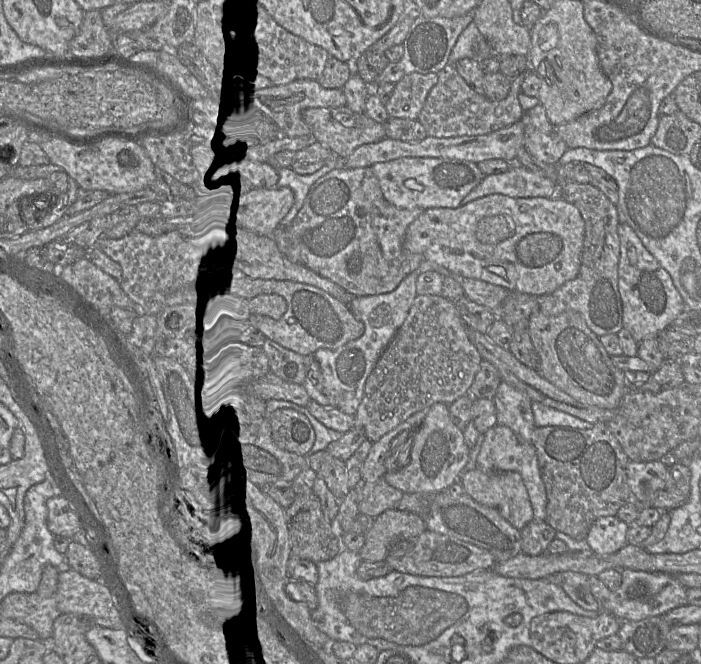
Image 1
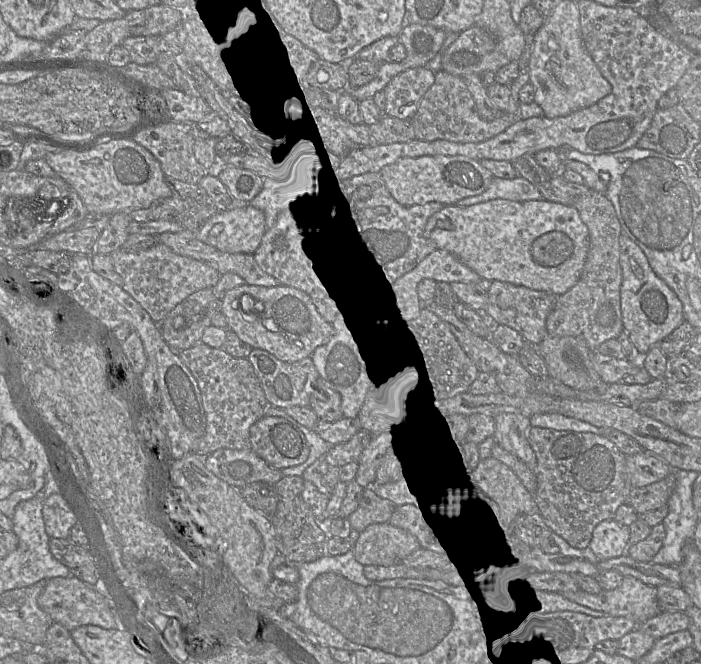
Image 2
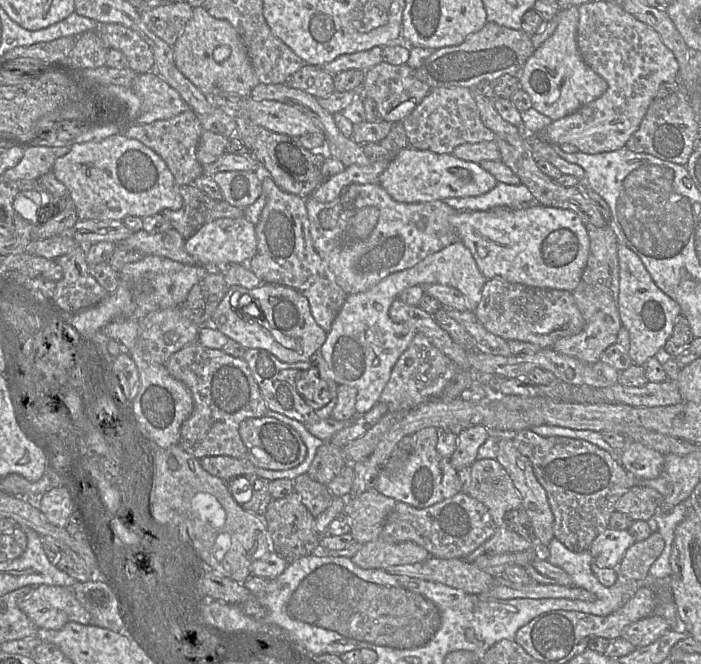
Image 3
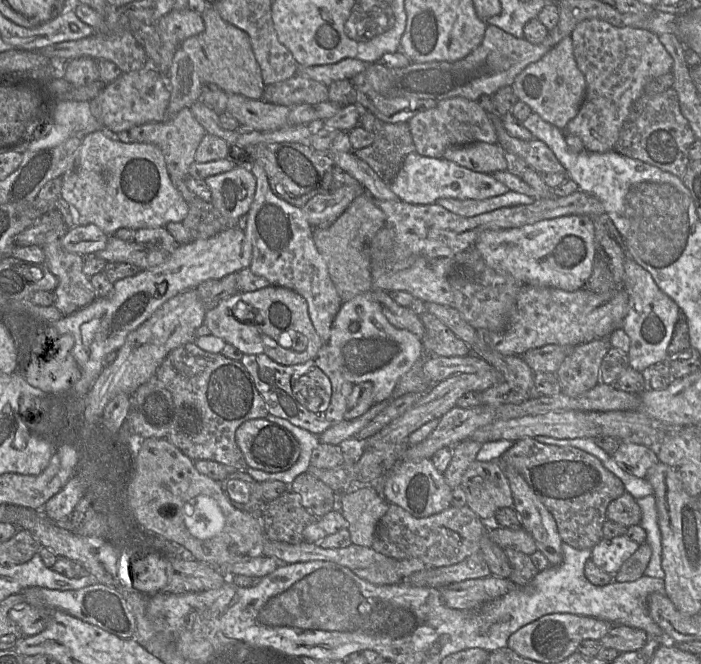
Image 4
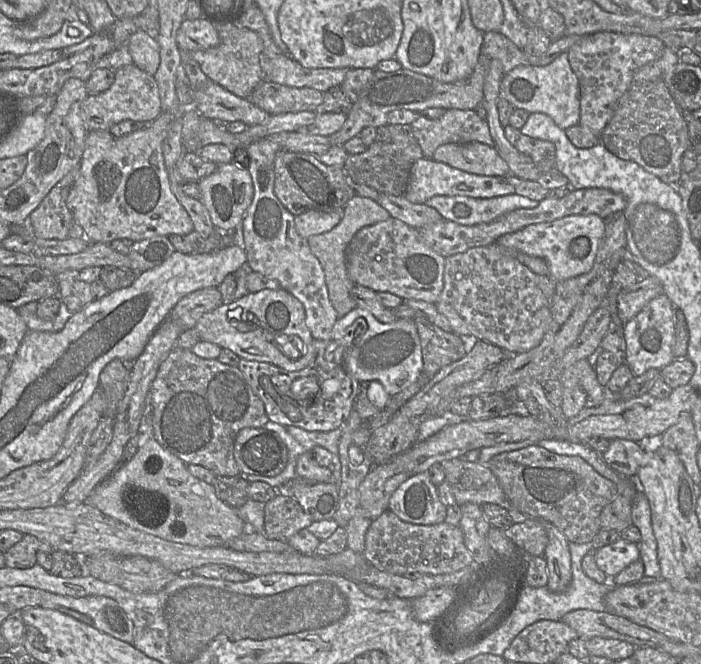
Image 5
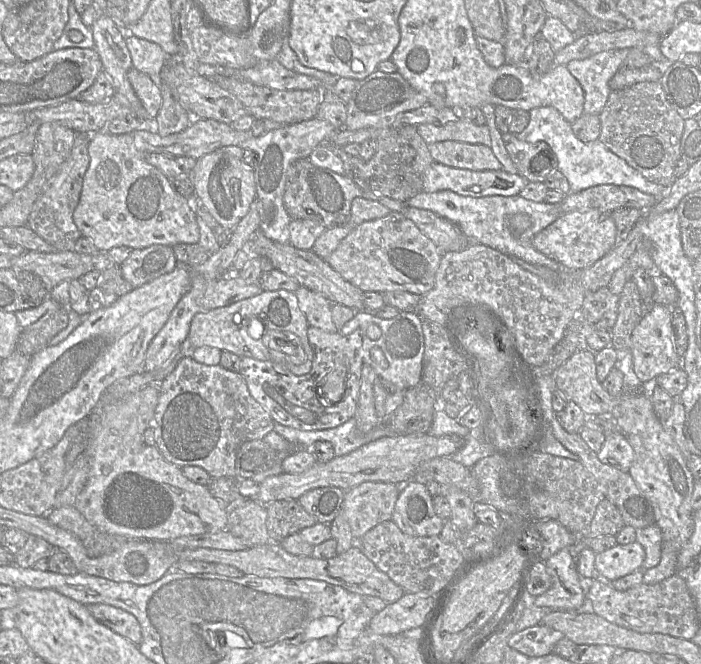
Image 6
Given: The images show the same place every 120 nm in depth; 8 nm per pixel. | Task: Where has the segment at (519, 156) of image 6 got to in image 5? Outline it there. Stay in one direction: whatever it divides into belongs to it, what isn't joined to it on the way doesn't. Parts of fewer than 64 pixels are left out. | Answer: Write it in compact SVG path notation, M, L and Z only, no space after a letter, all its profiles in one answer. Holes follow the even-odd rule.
M510 124L504 128L504 132L511 145L523 155L530 157L543 174L555 167L556 147L554 143L526 136Z

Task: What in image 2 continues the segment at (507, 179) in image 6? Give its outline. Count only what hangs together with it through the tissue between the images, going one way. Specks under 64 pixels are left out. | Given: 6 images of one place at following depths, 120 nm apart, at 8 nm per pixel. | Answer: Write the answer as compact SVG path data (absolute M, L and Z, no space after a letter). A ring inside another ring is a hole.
M424 155L400 158L384 166L379 174L393 199L405 207L429 202L438 202L444 206L454 205L461 199L484 192L494 177L481 166L478 160L461 155Z

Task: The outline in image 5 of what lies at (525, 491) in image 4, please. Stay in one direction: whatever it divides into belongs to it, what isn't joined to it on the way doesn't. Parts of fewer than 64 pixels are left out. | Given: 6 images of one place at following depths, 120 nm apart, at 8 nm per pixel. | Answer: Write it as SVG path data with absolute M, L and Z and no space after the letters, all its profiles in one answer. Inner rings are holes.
M544 519L537 520L541 521L548 536L548 543L543 554L547 564L547 587L552 592L563 592L572 580L569 541L552 523Z

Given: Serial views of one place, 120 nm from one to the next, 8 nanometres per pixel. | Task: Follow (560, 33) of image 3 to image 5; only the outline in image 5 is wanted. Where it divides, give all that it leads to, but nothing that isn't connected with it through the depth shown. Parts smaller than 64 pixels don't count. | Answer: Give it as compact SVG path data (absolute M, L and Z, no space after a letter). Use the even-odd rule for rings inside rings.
M568 52L560 54L549 65L521 65L504 74L500 84L500 96L507 99L515 108L523 109L530 114L539 112L550 116L562 130L579 125L579 82L571 69Z

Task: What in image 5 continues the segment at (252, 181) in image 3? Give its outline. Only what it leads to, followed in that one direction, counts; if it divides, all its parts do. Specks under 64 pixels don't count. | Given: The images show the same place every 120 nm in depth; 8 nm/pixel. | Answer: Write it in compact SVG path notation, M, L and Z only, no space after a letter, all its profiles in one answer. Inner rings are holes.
M233 162L220 164L215 172L198 183L201 192L200 201L207 208L216 230L233 233L241 225L254 197L252 176L248 168L240 167Z

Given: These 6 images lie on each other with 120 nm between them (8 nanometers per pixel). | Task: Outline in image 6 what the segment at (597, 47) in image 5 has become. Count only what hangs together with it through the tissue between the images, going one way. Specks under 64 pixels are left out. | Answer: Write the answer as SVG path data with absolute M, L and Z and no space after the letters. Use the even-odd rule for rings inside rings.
M622 48L597 53L567 64L569 72L584 91L584 113L600 115L611 93L609 81L620 70L629 49Z

